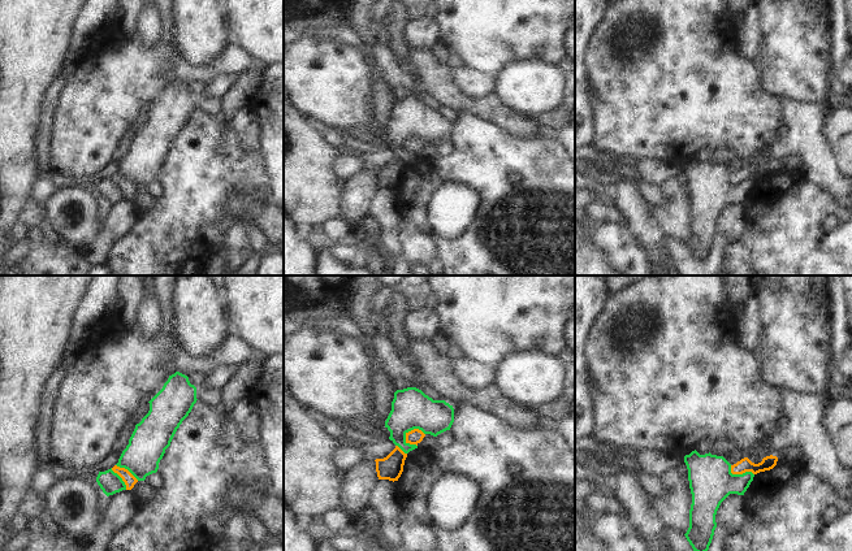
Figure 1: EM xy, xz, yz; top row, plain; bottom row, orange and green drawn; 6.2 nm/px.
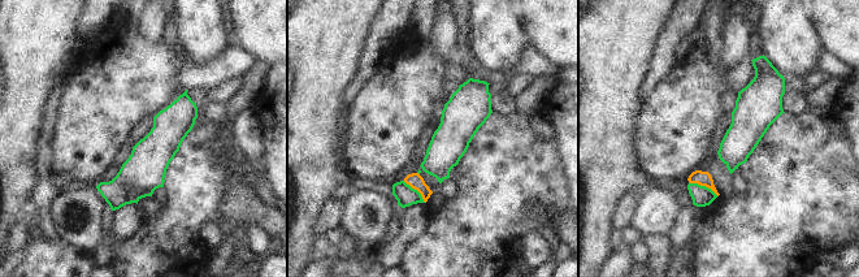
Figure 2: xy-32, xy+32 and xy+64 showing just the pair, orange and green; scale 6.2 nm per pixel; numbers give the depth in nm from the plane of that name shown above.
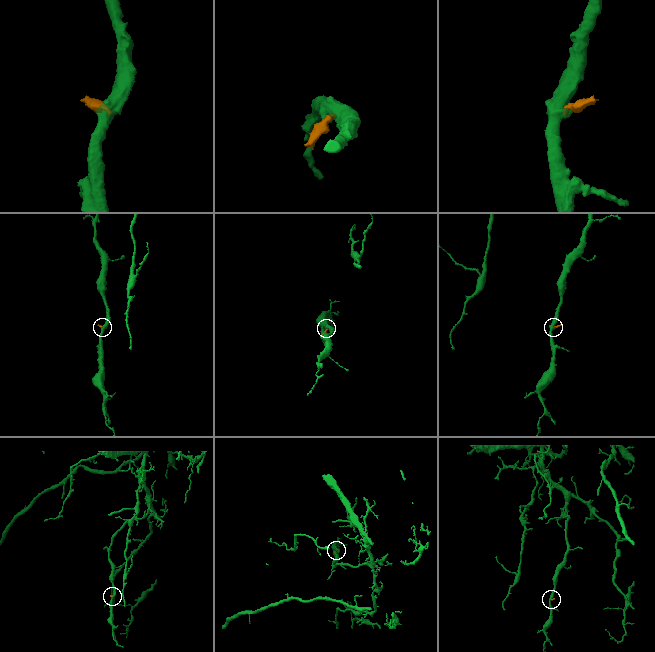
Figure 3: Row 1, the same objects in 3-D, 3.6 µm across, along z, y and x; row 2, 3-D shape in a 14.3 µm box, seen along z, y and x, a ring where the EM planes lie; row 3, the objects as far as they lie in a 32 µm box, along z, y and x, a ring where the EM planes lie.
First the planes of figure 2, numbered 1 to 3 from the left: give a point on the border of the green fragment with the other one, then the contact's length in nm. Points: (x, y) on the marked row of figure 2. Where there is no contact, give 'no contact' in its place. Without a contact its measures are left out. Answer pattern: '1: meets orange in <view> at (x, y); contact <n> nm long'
1: no contact
2: meets orange in xy+32 at (416, 189); contact 190 nm long
3: meets orange in xy+64 at (703, 185); contact 200 nm long

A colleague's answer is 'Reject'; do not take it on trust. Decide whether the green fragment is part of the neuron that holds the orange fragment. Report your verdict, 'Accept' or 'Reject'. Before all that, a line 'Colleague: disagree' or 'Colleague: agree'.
Colleague: agree
Reject

